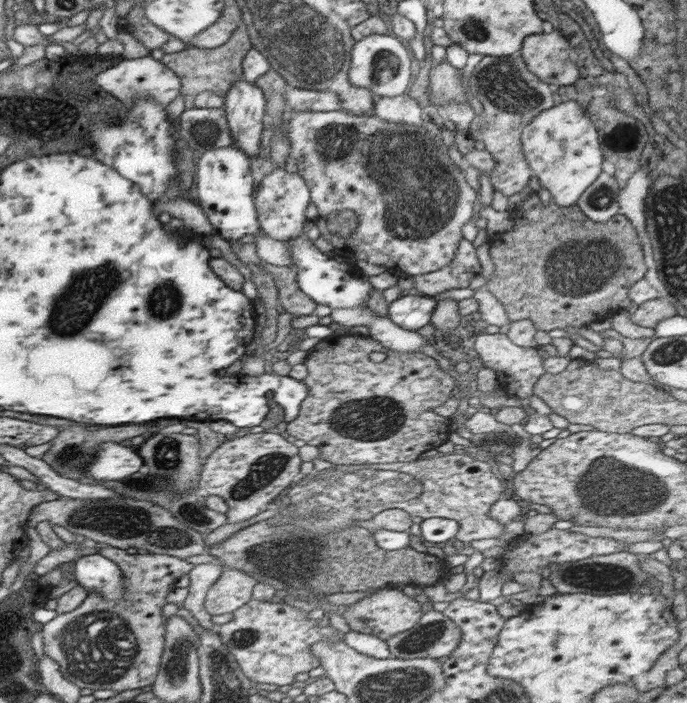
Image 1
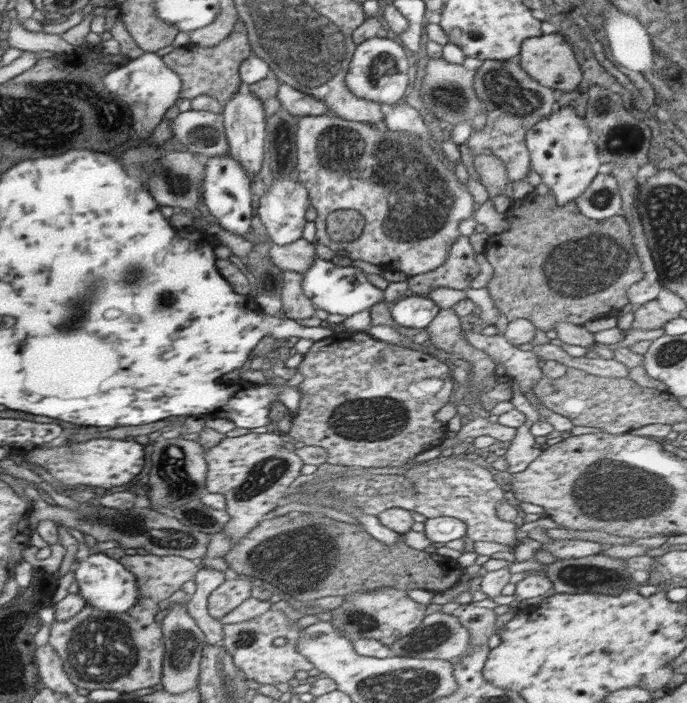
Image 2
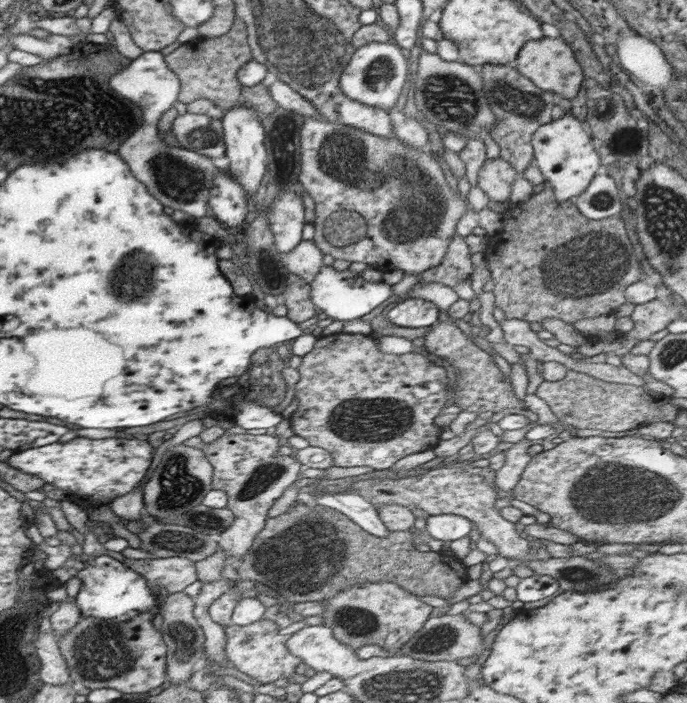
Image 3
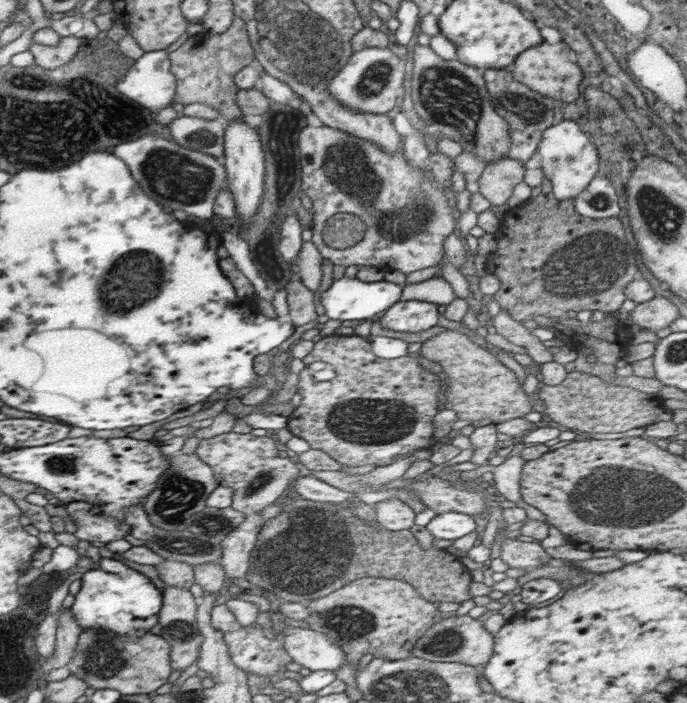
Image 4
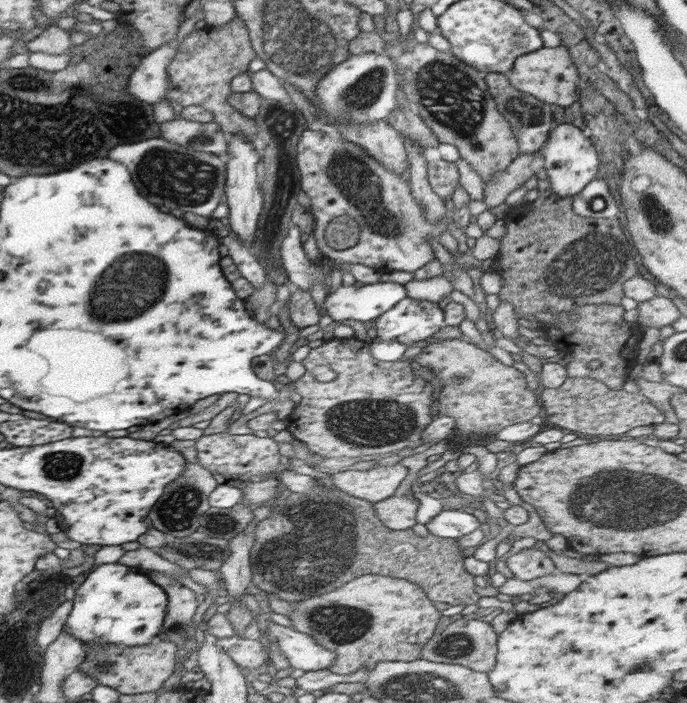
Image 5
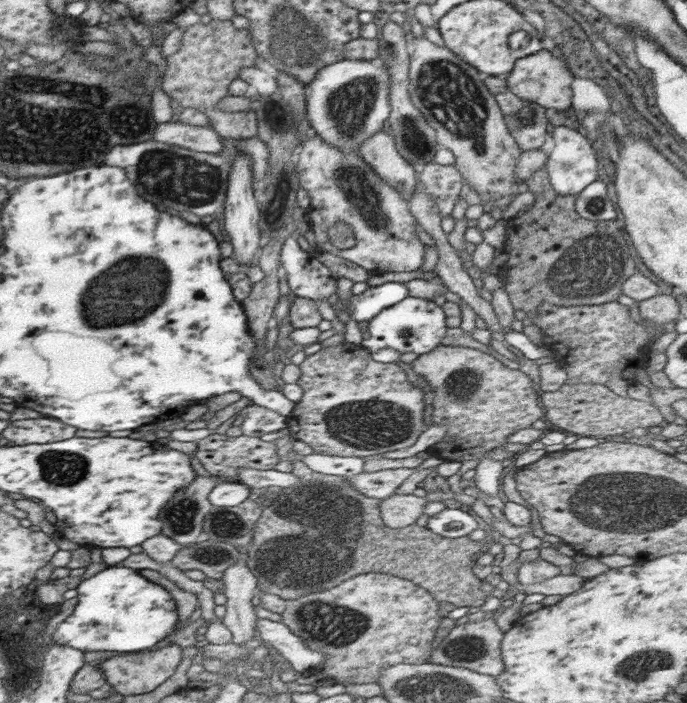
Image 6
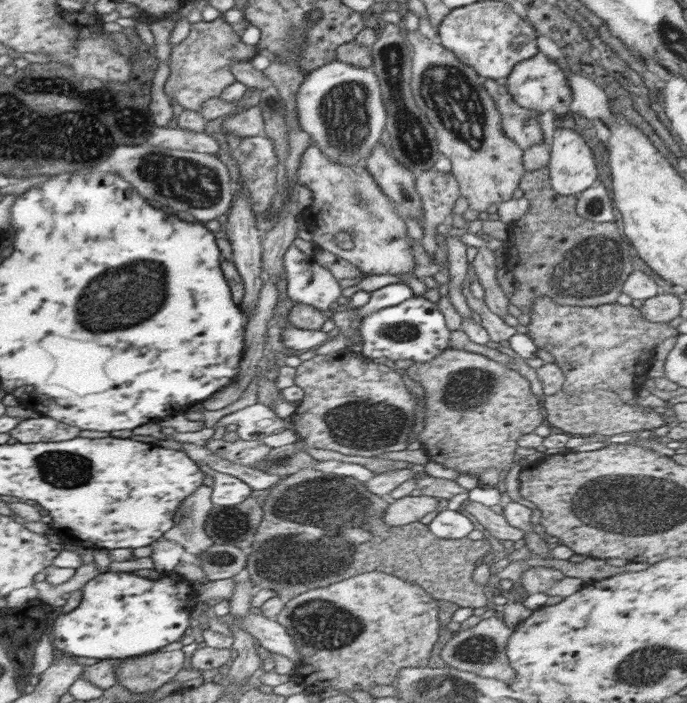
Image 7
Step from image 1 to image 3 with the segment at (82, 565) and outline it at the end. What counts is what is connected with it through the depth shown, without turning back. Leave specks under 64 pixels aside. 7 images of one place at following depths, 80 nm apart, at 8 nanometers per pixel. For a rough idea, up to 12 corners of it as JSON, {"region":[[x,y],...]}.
{"region":[[110,556],[76,578],[81,616],[159,613],[146,578]]}

